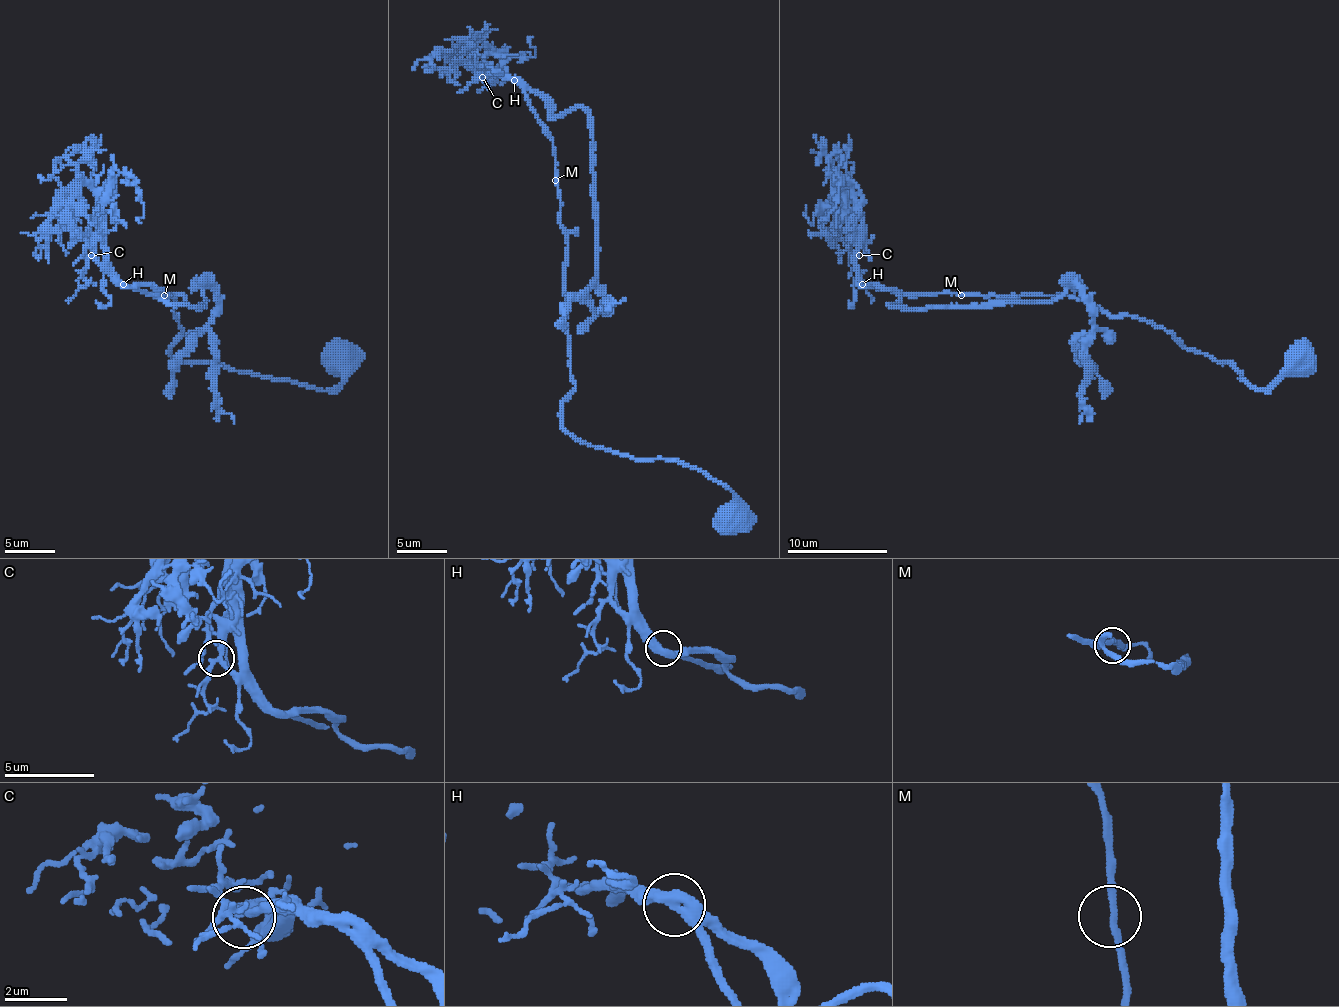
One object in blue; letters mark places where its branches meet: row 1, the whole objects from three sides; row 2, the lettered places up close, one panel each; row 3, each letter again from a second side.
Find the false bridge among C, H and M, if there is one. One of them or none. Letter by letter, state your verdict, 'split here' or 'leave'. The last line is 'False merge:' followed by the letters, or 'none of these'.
C: leave
H: leave
M: leave
False merge: none of these

